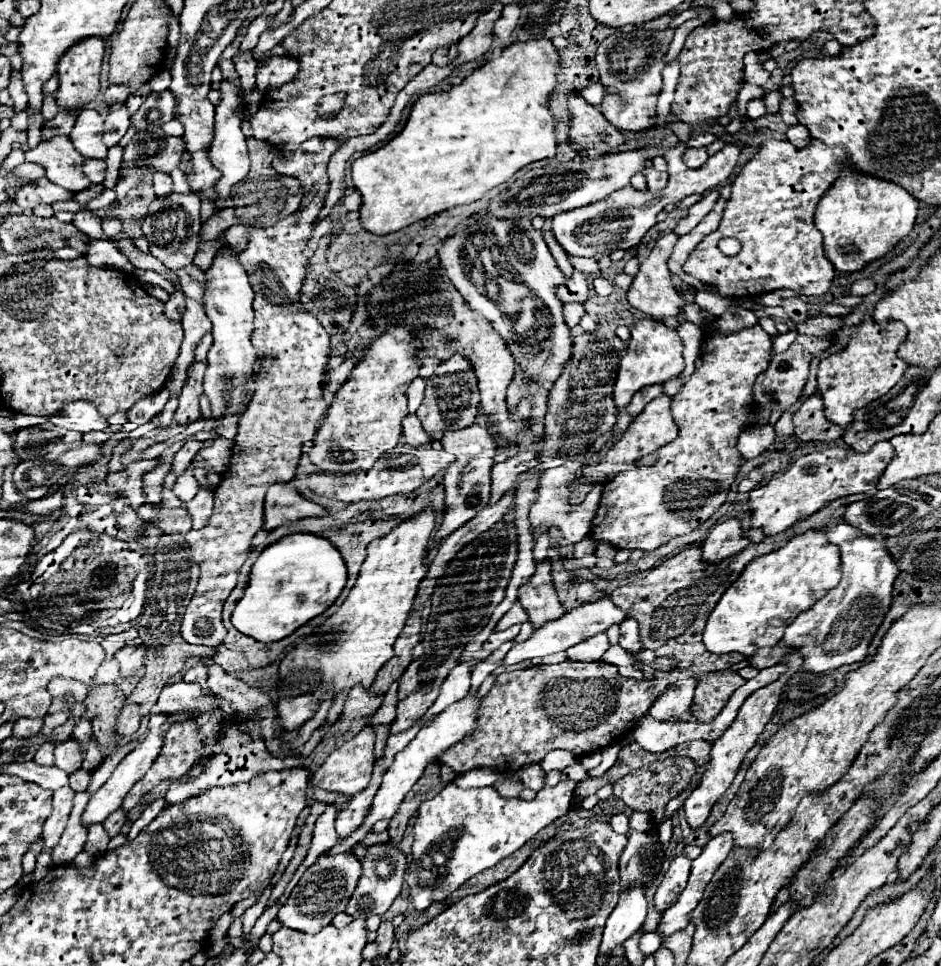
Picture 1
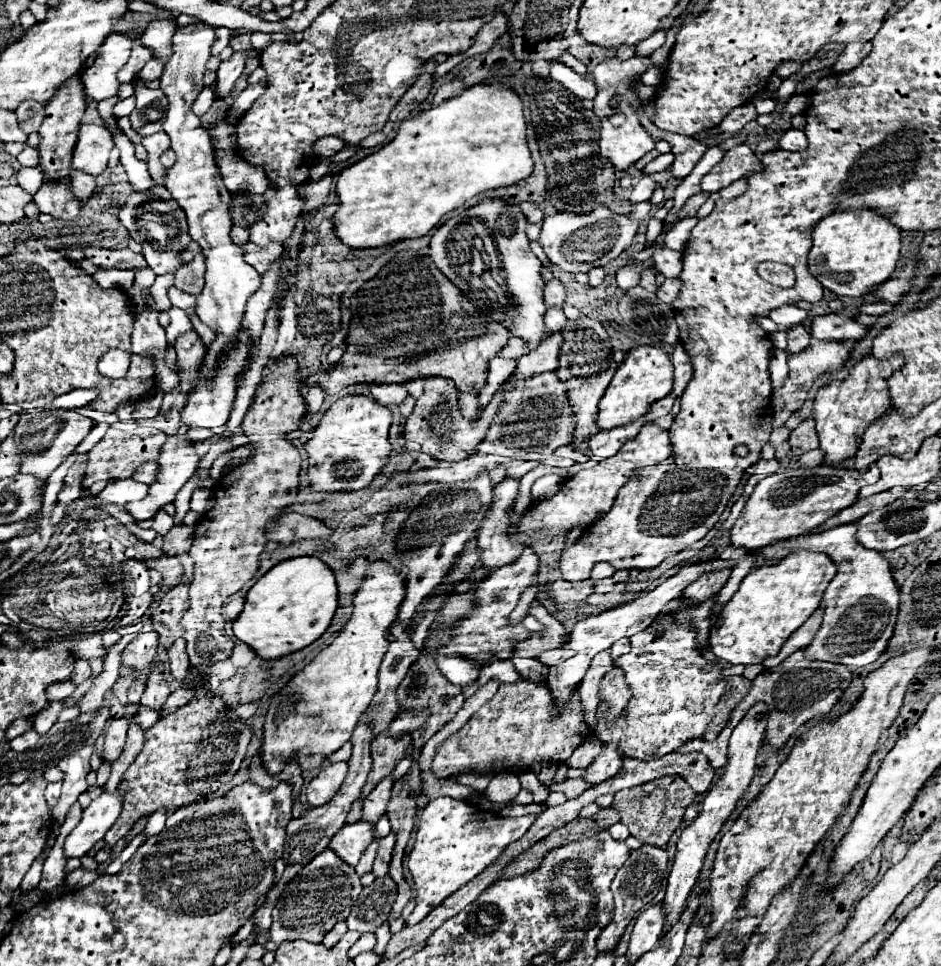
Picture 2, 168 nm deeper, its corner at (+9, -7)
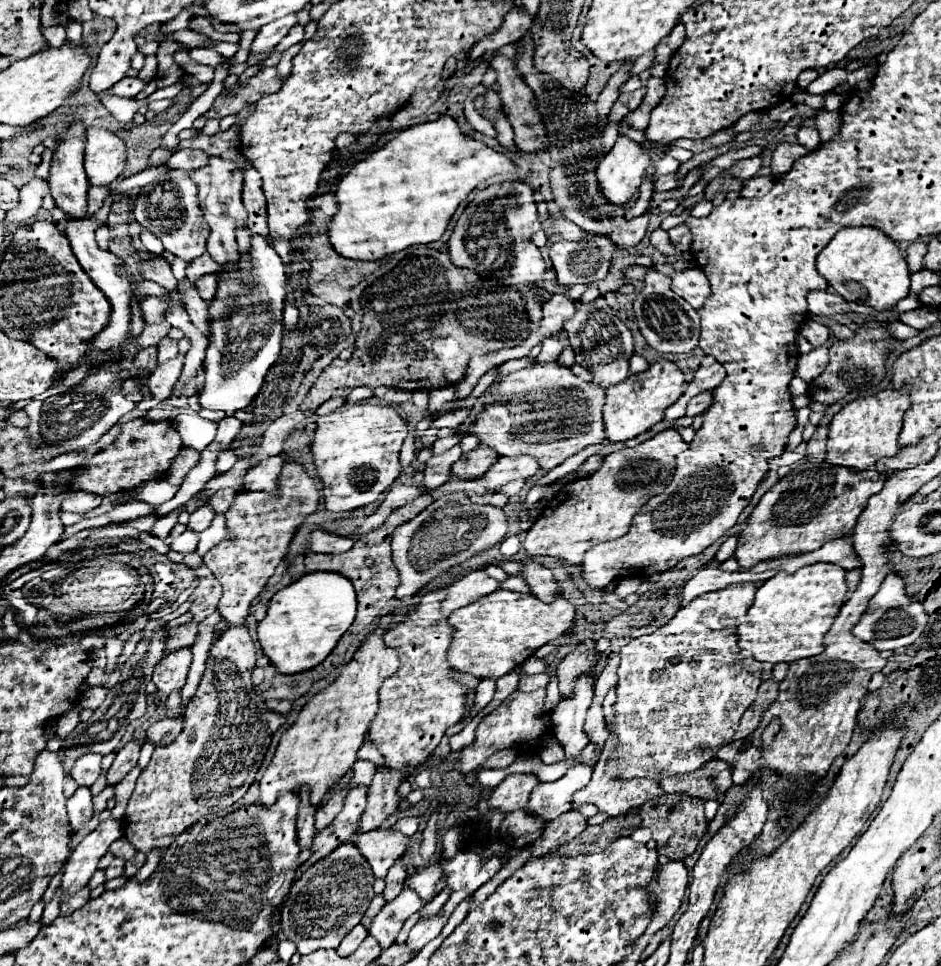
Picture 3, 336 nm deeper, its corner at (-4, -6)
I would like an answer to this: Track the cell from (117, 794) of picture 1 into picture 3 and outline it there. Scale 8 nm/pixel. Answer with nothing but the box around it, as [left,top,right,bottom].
[59,818,123,898]

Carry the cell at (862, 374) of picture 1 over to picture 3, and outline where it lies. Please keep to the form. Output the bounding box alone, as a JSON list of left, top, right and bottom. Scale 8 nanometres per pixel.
[827,386,911,472]

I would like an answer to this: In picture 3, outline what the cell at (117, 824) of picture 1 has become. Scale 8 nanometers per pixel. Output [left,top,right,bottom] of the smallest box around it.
[105,858,125,880]

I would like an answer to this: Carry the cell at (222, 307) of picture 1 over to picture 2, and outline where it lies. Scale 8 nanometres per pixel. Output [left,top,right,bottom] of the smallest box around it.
[160,19,260,351]

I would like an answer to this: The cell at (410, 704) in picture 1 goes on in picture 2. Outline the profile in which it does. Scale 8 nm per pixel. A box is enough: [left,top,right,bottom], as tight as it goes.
[362,731,410,797]

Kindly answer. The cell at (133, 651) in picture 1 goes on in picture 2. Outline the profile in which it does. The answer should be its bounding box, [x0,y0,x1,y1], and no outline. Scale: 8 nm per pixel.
[120,631,158,671]

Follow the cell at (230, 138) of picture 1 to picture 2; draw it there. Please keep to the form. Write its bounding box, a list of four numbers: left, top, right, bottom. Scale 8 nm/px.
[216,53,246,101]

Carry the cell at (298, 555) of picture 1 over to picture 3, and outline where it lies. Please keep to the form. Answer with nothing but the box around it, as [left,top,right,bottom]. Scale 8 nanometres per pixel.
[257,572,357,674]

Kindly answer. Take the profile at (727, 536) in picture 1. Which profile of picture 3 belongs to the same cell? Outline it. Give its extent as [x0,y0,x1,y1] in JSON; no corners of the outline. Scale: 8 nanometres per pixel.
[607,584,763,780]

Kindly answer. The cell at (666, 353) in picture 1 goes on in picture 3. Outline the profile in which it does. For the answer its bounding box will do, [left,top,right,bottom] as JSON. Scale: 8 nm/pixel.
[603,360,685,442]

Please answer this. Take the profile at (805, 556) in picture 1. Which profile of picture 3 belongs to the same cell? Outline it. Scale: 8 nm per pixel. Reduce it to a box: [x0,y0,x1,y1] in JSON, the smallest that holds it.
[736,564,847,662]

